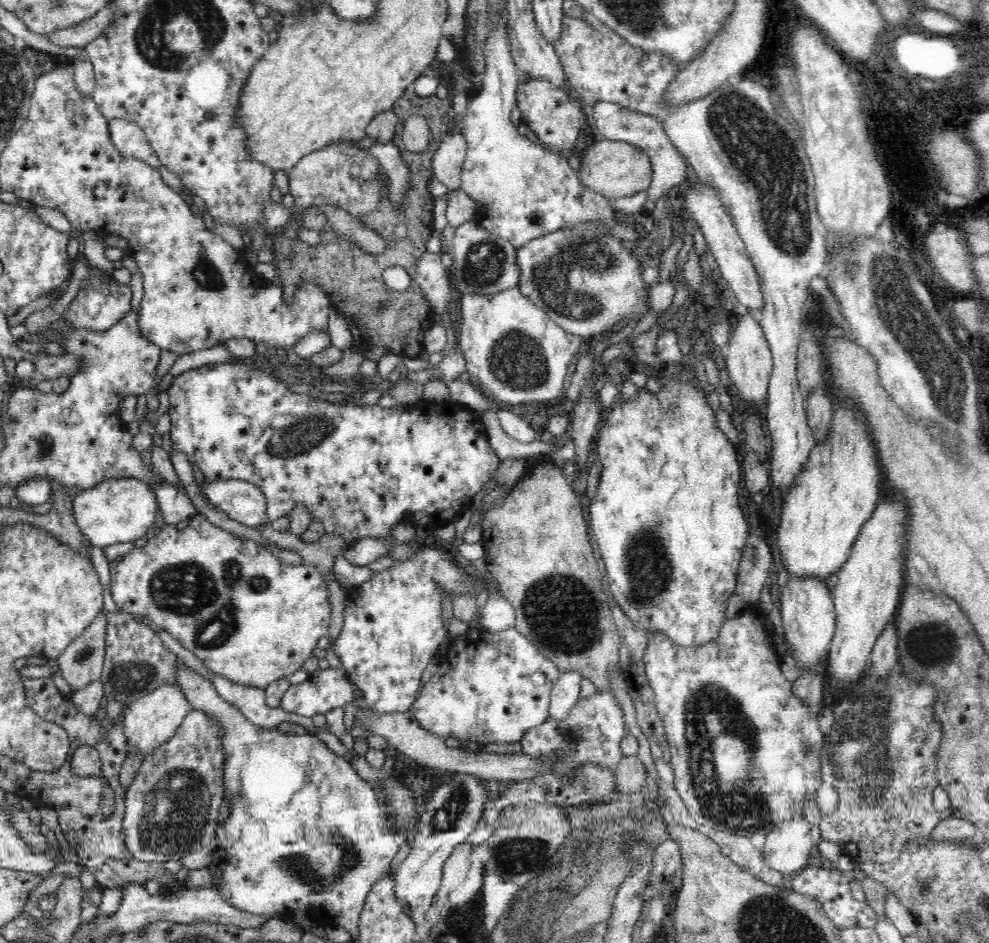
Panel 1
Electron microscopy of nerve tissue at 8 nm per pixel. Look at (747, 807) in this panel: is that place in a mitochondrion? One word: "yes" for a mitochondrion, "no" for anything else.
yes

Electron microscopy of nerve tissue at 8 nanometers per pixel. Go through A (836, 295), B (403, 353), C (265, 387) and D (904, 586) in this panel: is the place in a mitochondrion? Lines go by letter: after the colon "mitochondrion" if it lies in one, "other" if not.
A: other
B: other
C: other
D: other

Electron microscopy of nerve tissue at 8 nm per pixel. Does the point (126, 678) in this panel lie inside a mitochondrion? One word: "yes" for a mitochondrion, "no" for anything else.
yes

